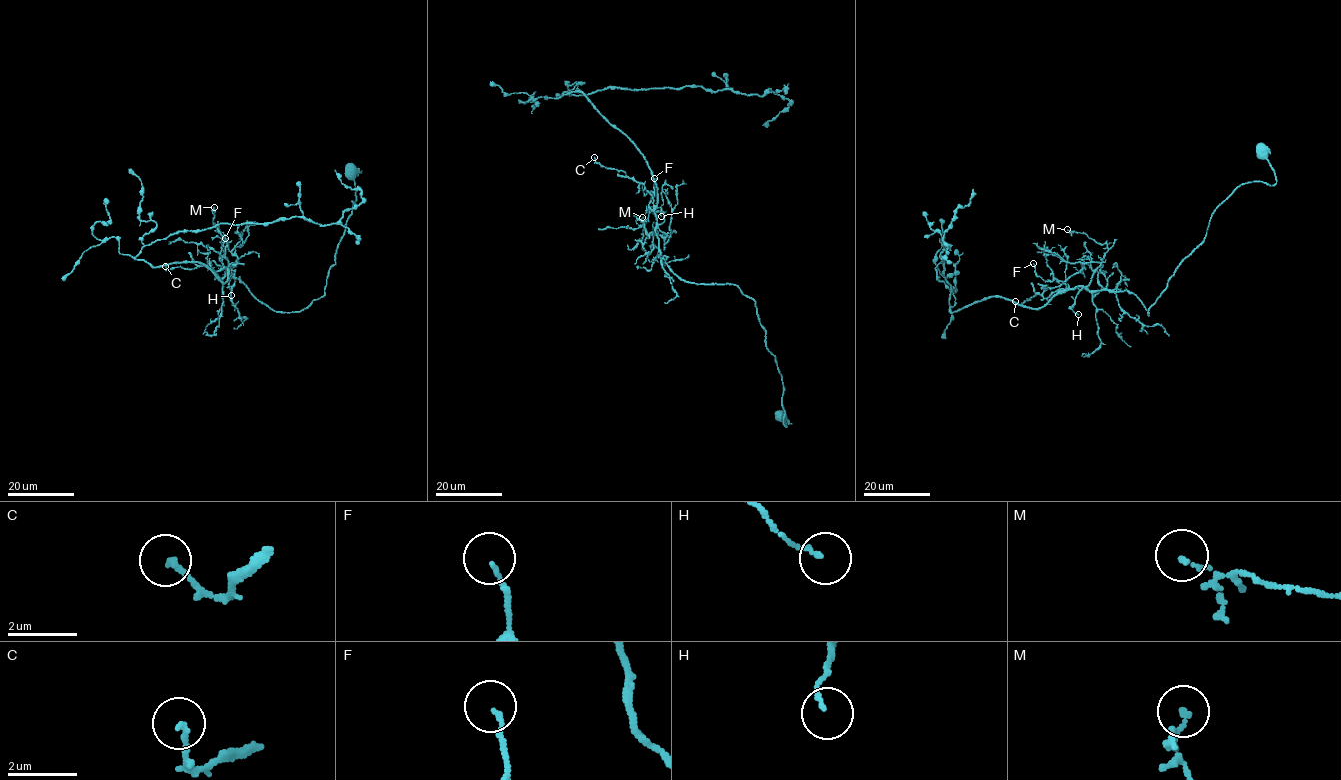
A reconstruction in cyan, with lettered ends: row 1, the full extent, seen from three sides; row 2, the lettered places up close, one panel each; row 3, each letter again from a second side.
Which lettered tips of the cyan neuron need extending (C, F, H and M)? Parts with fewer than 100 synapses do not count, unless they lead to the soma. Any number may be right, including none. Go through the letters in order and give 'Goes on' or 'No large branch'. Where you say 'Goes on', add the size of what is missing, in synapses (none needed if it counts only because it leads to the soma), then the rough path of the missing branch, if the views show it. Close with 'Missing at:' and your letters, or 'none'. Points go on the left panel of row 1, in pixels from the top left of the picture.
C: No large branch
F: No large branch
H: No large branch
M: No large branch
Missing at: none

